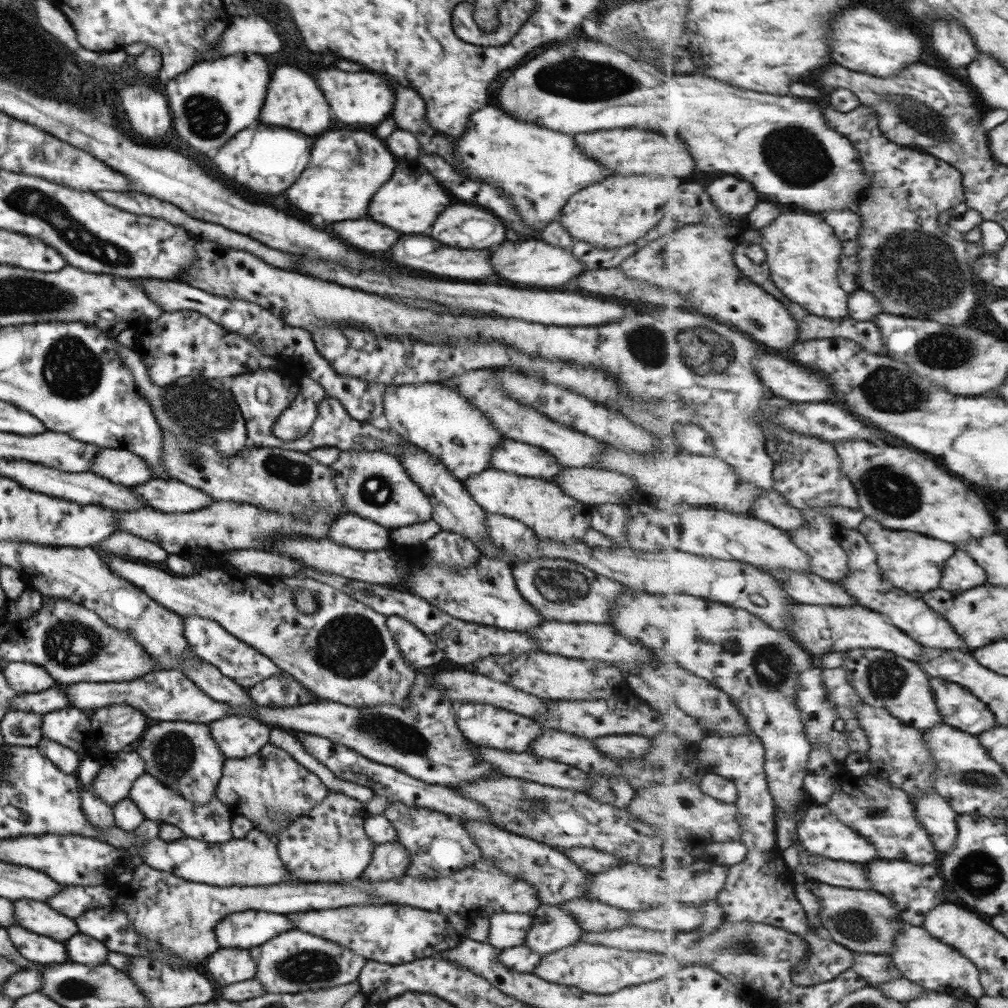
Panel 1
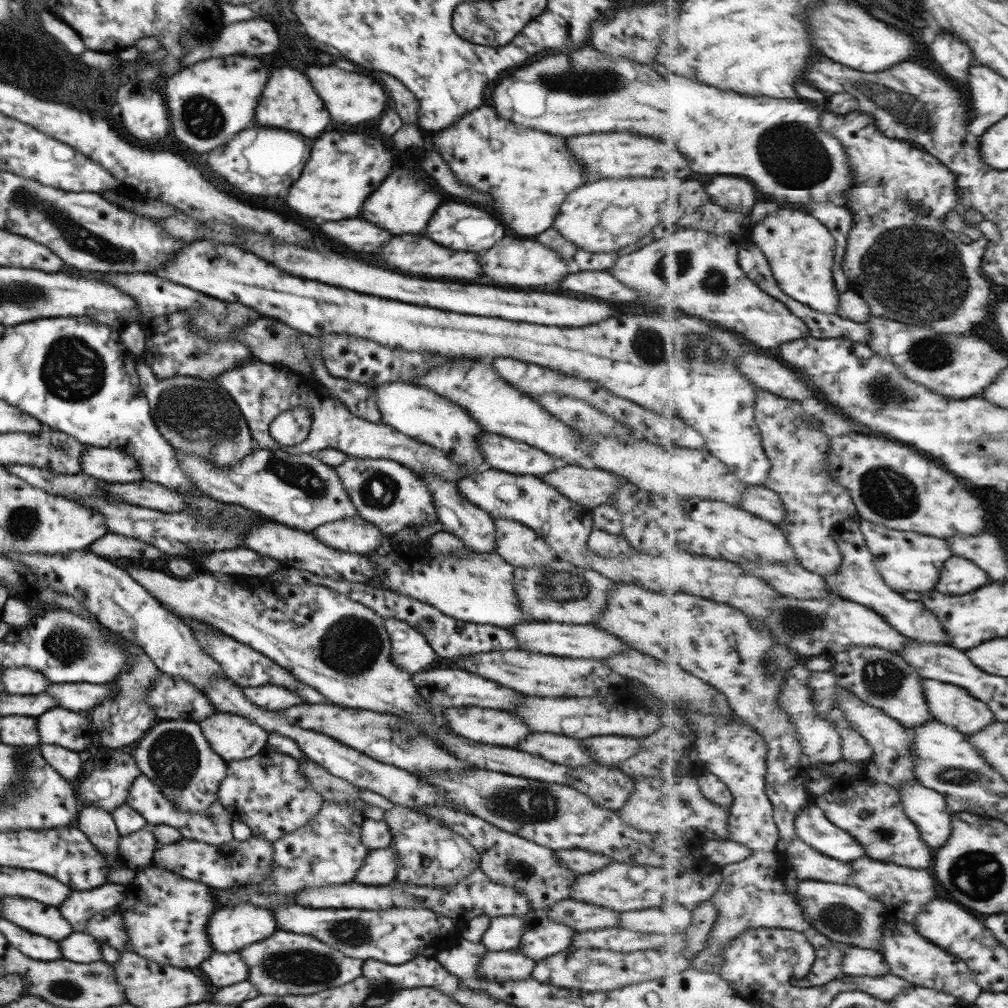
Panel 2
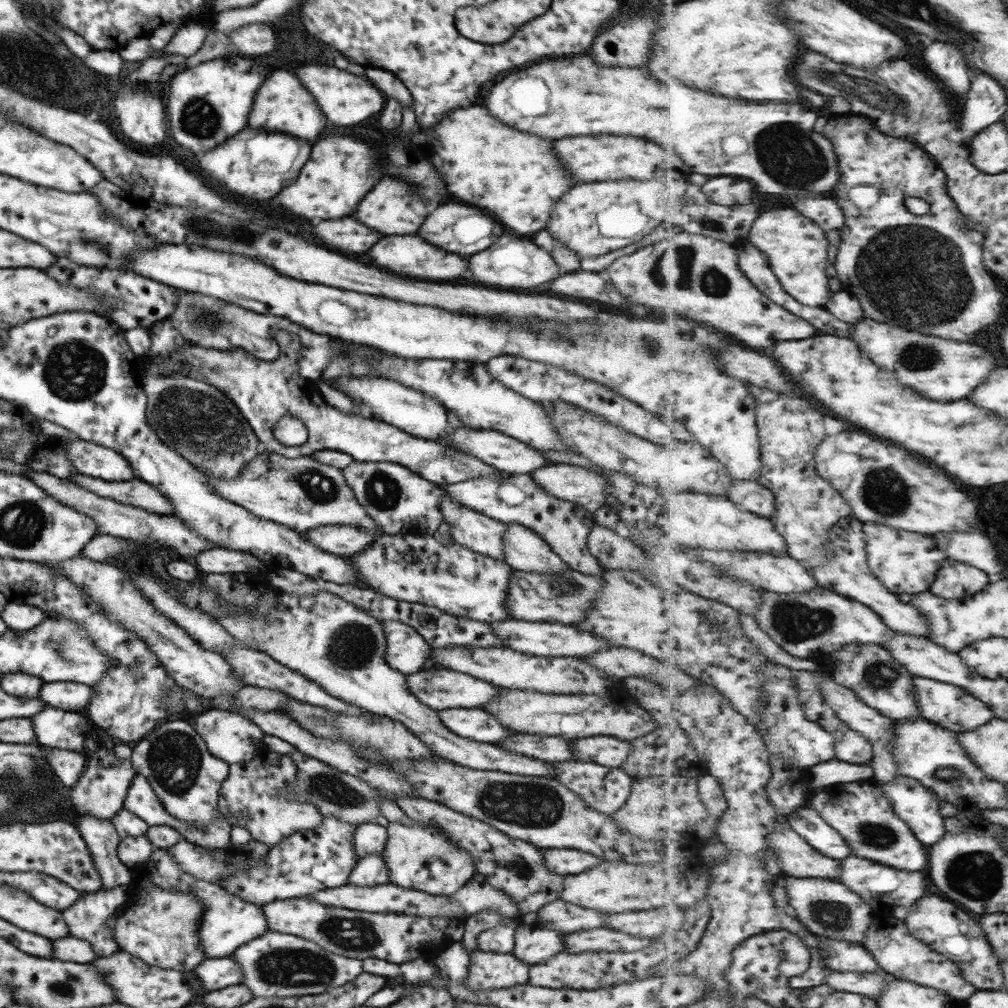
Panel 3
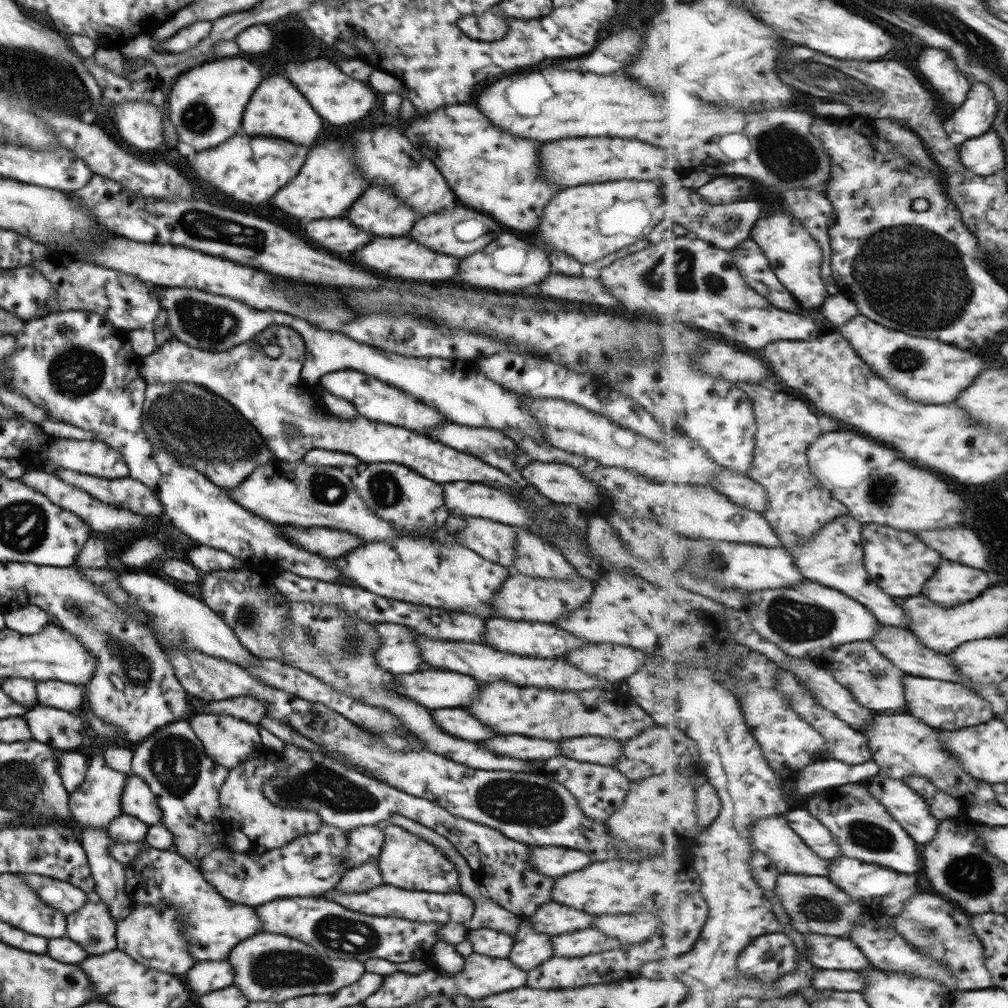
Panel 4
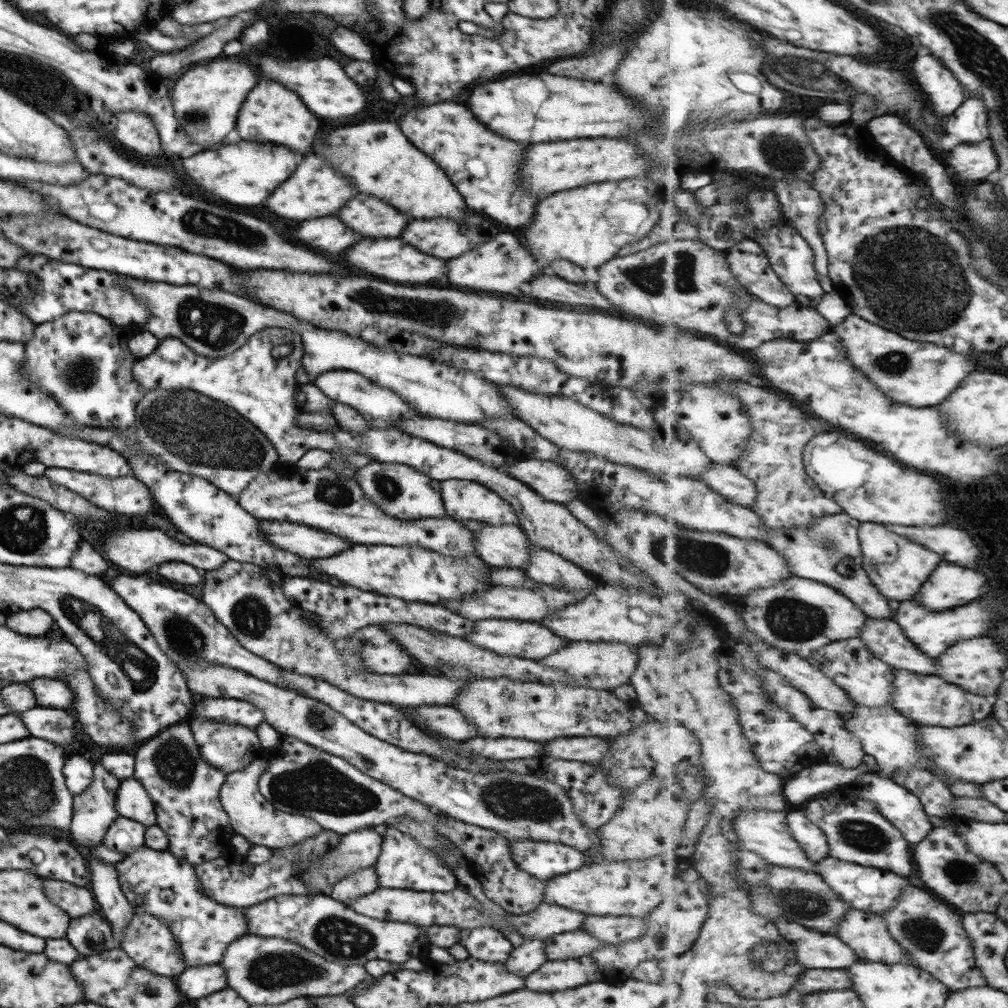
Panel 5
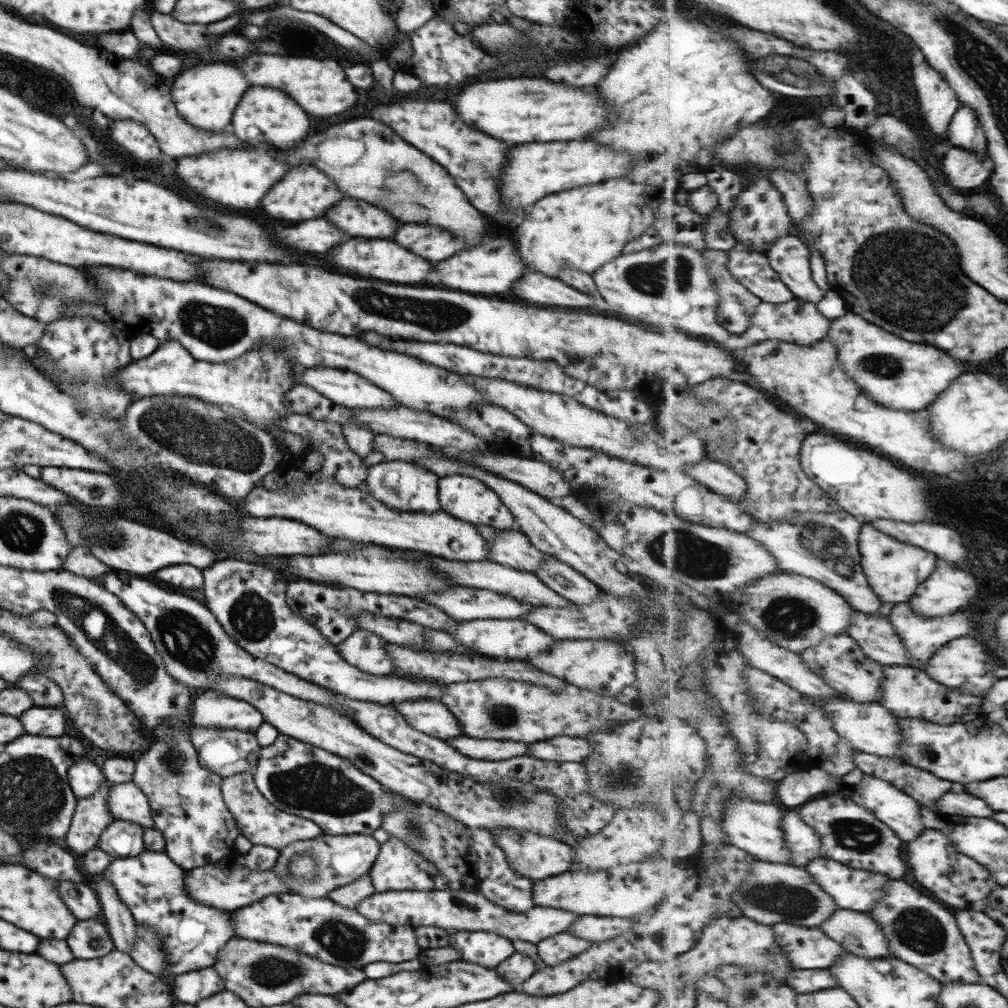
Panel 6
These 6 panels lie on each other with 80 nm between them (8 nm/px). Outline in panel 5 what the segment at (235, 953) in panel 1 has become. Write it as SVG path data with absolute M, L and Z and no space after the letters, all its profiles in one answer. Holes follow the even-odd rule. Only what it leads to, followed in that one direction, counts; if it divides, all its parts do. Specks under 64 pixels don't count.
M221 965L186 967L176 978L176 987L184 1001L191 1002L227 988Z

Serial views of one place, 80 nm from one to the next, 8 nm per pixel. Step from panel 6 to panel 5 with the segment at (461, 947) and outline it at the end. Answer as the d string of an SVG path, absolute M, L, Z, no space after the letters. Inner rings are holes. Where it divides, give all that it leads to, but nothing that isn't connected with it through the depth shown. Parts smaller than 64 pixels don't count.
M493 927L460 929L458 941L469 957L483 962L503 962L512 951L512 946L499 930Z

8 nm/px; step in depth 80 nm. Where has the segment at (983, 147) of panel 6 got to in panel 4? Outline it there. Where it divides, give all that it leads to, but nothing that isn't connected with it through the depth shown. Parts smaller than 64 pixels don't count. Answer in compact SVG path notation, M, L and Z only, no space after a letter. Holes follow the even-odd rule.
M979 82L969 90L969 98L952 111L952 130L964 134L967 139L983 136L991 131L998 110L993 91Z

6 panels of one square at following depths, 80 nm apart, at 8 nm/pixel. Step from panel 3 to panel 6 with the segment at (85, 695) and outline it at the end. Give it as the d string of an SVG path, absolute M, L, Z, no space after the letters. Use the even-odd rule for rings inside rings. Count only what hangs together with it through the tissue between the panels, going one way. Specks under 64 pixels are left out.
M41 673L23 674L23 678L15 682L15 686L29 692L33 706L62 706L62 692L60 688Z

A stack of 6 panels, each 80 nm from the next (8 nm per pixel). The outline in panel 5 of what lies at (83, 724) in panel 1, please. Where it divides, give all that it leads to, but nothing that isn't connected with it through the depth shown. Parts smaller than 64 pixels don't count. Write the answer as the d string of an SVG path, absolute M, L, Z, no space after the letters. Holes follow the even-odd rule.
M33 708L21 714L21 722L29 730L31 736L42 738L58 745L71 745L79 738L77 730L73 730L76 720L67 712L55 708Z

